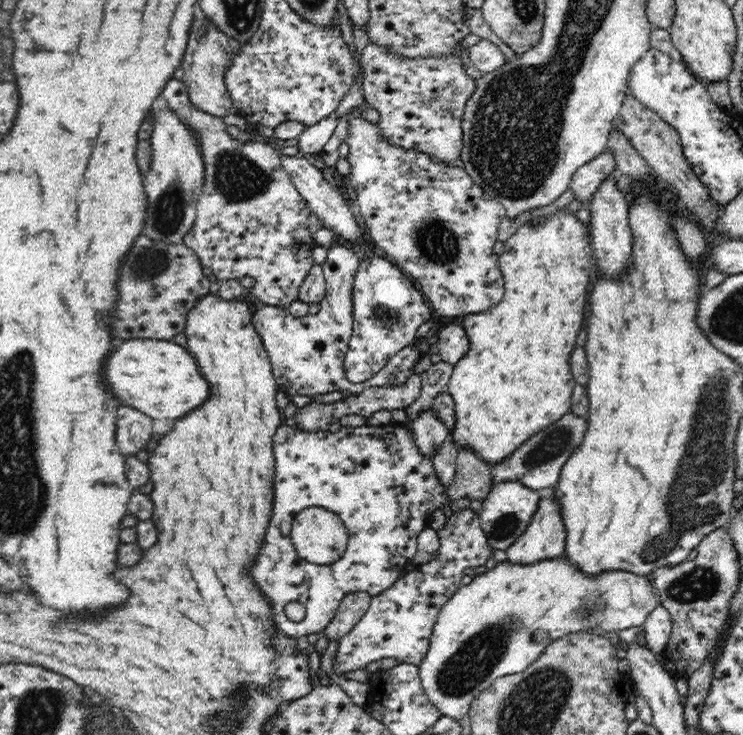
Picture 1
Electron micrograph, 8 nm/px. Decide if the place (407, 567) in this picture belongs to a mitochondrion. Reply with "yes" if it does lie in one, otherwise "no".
no

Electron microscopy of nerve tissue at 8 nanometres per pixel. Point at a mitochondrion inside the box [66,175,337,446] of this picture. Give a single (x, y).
(147, 263)

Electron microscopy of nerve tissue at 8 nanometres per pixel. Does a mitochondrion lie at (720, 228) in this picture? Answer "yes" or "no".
no

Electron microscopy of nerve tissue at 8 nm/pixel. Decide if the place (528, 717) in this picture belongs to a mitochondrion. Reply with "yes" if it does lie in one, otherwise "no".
yes

